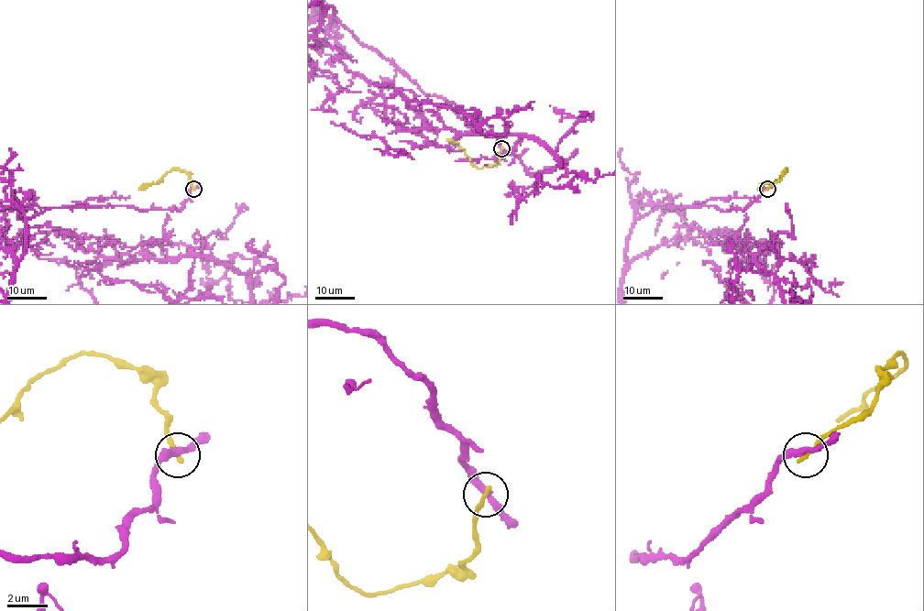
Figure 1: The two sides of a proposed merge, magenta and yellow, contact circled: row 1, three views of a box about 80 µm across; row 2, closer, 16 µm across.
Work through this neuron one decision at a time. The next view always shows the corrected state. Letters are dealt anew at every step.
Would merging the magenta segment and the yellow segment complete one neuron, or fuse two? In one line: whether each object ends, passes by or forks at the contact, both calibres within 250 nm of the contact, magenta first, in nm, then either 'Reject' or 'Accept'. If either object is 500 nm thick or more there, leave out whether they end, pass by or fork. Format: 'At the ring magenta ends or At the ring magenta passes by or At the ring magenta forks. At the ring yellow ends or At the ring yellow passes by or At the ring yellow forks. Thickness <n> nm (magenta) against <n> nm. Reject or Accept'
At the ring magenta passes by. At the ring yellow ends. Thickness 320 nm (magenta) against 260 nm. Reject

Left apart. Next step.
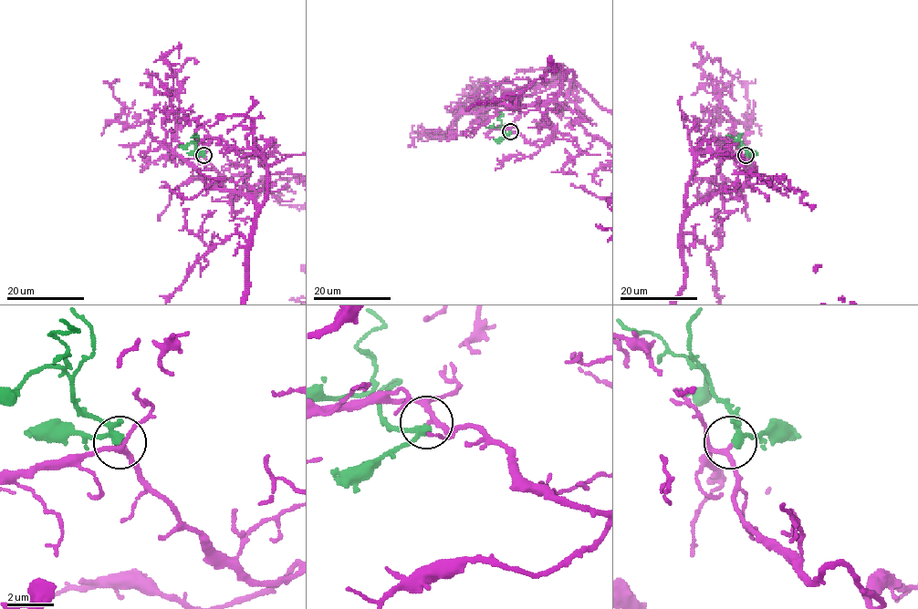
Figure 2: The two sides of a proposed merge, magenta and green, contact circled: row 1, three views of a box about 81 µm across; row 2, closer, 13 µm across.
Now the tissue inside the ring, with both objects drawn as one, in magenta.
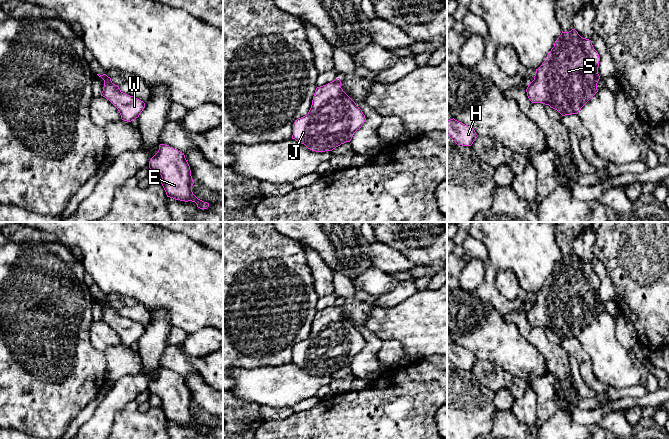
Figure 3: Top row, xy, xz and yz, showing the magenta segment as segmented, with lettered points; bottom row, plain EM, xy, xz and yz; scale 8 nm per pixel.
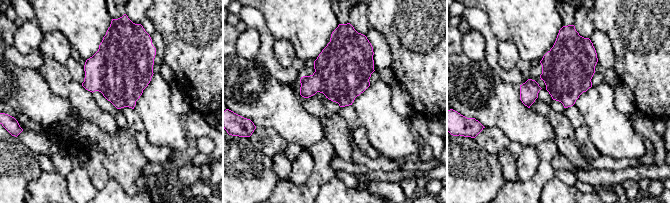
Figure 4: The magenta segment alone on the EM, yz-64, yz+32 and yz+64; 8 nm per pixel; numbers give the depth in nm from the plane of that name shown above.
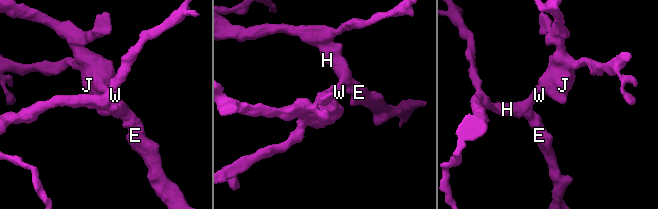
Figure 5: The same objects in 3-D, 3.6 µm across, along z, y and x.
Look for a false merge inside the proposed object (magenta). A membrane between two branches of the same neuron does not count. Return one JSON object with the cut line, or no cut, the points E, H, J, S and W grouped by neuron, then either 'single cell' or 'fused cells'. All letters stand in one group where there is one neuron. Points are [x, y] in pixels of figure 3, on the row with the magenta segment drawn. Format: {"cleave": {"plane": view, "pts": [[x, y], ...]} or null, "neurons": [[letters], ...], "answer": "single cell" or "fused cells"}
{"cleave": null, "neurons": [["E", "H", "J", "S", "W"]], "answer": "single cell"}

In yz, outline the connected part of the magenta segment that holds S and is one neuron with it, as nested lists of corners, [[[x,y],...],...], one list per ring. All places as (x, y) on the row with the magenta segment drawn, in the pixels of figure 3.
[[[575,29],[563,32],[554,43],[542,65],[536,69],[534,80],[526,92],[532,103],[543,103],[562,116],[578,114],[581,108],[598,92],[599,54],[592,41],[581,37]]]

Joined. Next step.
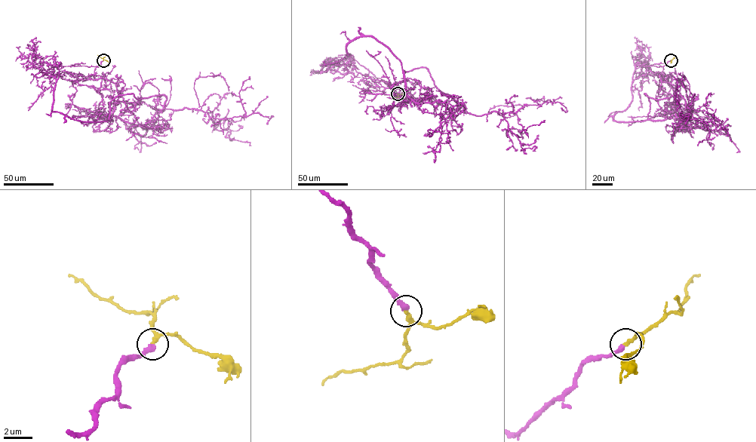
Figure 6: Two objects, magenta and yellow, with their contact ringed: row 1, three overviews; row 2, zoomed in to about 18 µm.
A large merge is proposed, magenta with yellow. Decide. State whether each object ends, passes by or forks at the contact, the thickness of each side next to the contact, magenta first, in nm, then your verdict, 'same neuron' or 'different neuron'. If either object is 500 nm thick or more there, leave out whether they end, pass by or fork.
magenta ends; yellow ends; calibres 360 and 280 nm; same neuron

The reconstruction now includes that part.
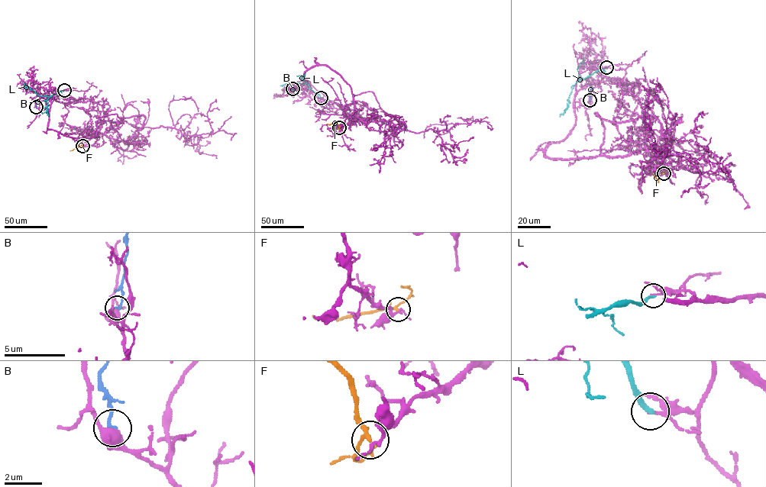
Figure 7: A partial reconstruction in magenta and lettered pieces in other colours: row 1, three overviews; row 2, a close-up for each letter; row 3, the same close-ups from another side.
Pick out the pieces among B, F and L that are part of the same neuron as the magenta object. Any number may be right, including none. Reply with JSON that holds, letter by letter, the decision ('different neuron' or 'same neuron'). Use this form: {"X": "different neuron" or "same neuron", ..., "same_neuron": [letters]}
{"B": "different neuron", "F": "different neuron", "L": "different neuron", "same_neuron": []}

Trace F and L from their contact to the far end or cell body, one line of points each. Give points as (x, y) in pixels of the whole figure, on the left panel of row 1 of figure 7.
F: (82, 146), (69, 151)
L: (64, 90), (52, 95), (41, 96), (25, 86), (27, 89)

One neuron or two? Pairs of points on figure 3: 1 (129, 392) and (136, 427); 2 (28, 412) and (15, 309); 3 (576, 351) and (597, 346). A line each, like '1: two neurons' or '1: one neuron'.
1: two neurons
2: one neuron
3: two neurons

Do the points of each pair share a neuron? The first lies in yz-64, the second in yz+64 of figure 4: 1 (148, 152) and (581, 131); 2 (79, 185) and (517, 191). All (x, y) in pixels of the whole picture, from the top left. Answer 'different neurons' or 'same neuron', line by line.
1: same neuron
2: different neurons

